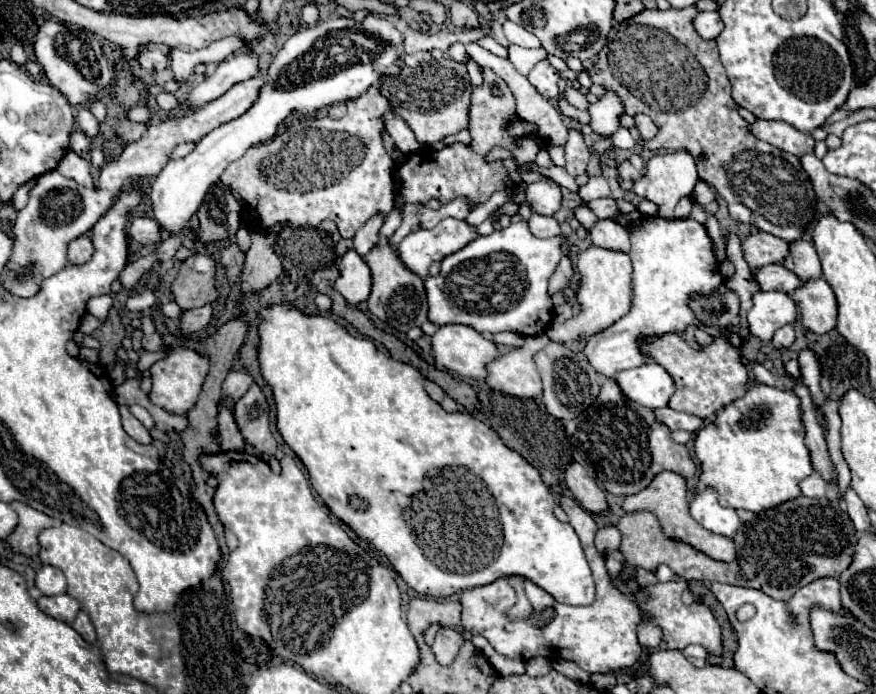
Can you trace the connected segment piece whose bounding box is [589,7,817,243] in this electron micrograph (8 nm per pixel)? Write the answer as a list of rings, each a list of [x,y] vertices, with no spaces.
[[[687,7],[687,9],[667,9],[667,11],[659,11],[659,9],[643,9],[641,13],[637,13],[635,17],[623,21],[623,23],[613,23],[613,29],[609,31],[607,35],[607,53],[603,57],[603,51],[599,53],[599,59],[591,65],[589,69],[589,75],[591,75],[591,81],[595,85],[601,85],[603,89],[607,91],[615,91],[615,95],[619,95],[619,99],[623,99],[623,107],[625,107],[625,113],[627,115],[637,115],[637,113],[645,113],[653,119],[653,123],[659,127],[657,135],[649,140],[643,141],[643,139],[638,138],[636,135],[632,135],[634,140],[640,145],[645,147],[645,149],[667,149],[667,151],[687,151],[693,155],[695,163],[697,163],[697,171],[699,171],[699,177],[709,183],[725,201],[727,201],[727,207],[729,207],[729,215],[731,219],[739,221],[739,223],[747,223],[747,225],[753,225],[765,233],[771,233],[783,241],[795,241],[801,237],[803,229],[813,221],[815,217],[815,203],[817,203],[817,195],[809,183],[809,177],[807,173],[801,169],[799,165],[799,159],[795,155],[789,155],[785,151],[779,151],[777,147],[769,145],[769,143],[763,143],[759,141],[757,137],[753,137],[749,133],[749,123],[737,113],[737,105],[731,97],[731,83],[725,75],[725,67],[721,65],[721,59],[719,59],[719,51],[717,51],[717,43],[715,41],[705,41],[703,37],[697,35],[695,27],[693,27],[693,19],[697,15],[697,9],[695,7]]]

